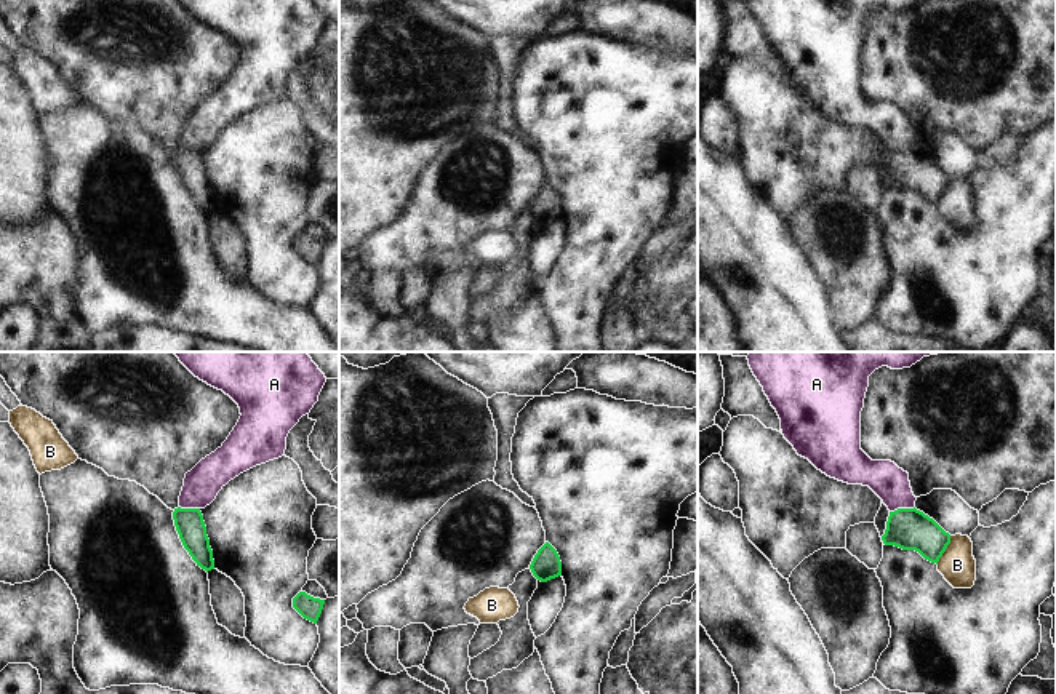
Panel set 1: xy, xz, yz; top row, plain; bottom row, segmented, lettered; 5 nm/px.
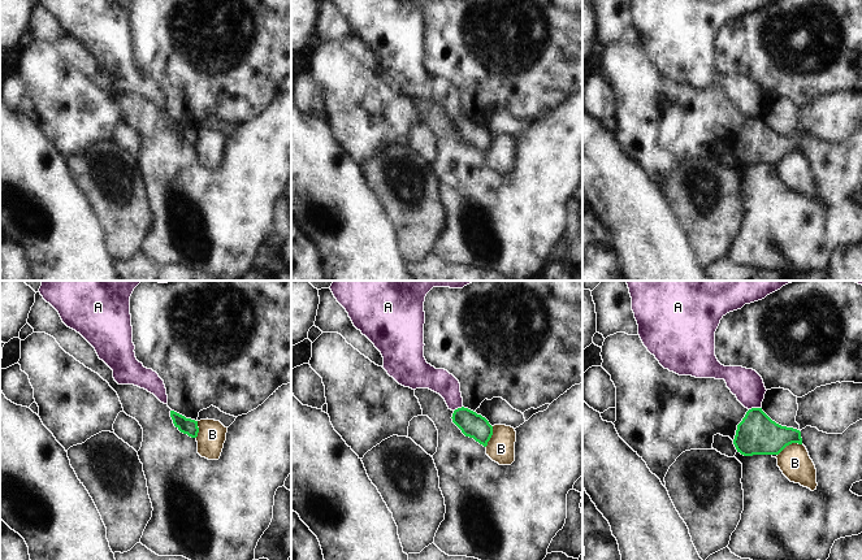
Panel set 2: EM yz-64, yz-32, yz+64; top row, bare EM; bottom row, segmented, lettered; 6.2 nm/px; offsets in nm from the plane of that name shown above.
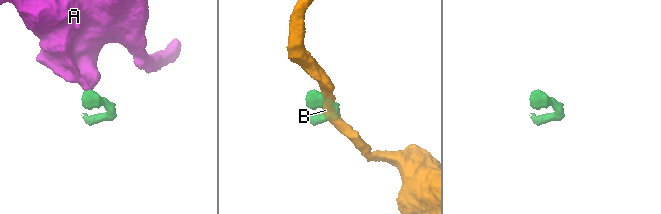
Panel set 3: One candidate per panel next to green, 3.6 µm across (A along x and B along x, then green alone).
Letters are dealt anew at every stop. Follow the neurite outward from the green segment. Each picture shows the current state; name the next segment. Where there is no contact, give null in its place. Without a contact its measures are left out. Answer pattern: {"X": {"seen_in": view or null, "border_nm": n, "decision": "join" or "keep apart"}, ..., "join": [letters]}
{"A": {"seen_in": "yz", "border_nm": 130, "decision": "keep apart"}, "B": {"seen_in": "yz", "border_nm": 160, "decision": "keep apart"}, "join": []}

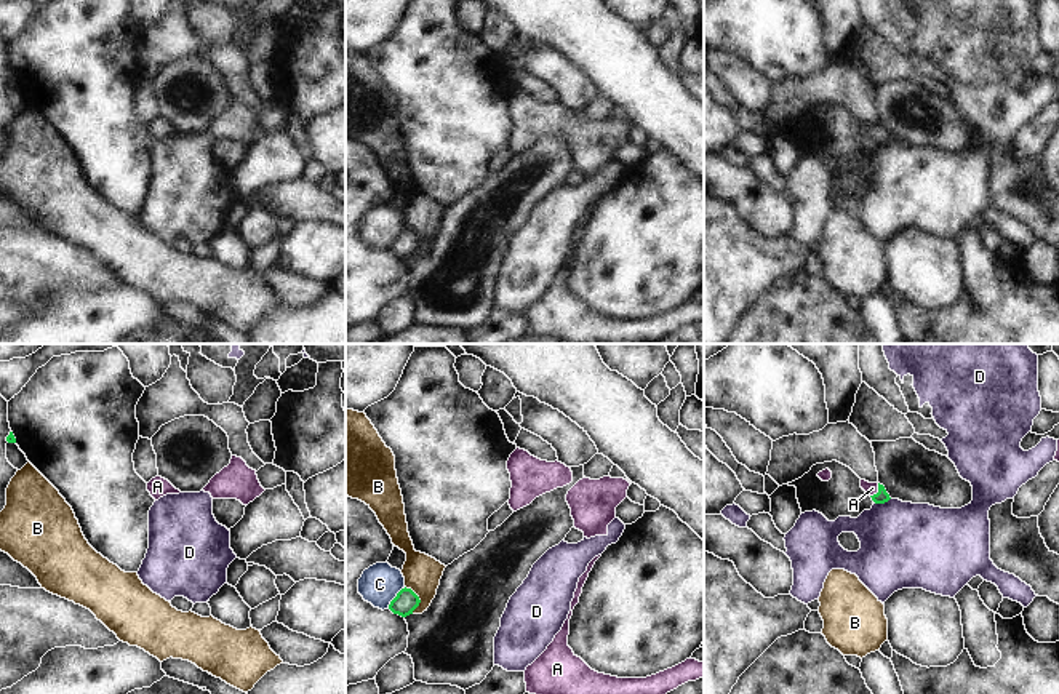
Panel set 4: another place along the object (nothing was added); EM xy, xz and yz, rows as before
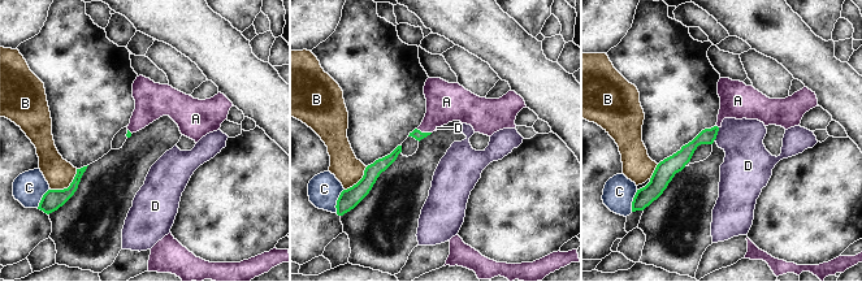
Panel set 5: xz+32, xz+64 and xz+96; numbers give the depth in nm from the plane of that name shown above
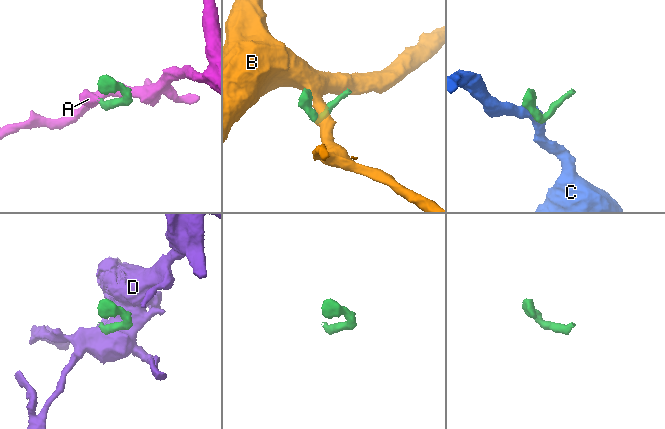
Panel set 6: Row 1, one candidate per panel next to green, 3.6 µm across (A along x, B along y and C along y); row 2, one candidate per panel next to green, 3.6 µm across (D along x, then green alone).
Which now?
{"A": {"seen_in": "yz", "border_nm": 80, "decision": "join"}, "B": {"seen_in": "xz", "border_nm": 150, "decision": "keep apart"}, "C": {"seen_in": "xz", "border_nm": 140, "decision": "keep apart"}, "D": {"seen_in": "yz", "border_nm": 90, "decision": "keep apart"}, "join": ["A"]}

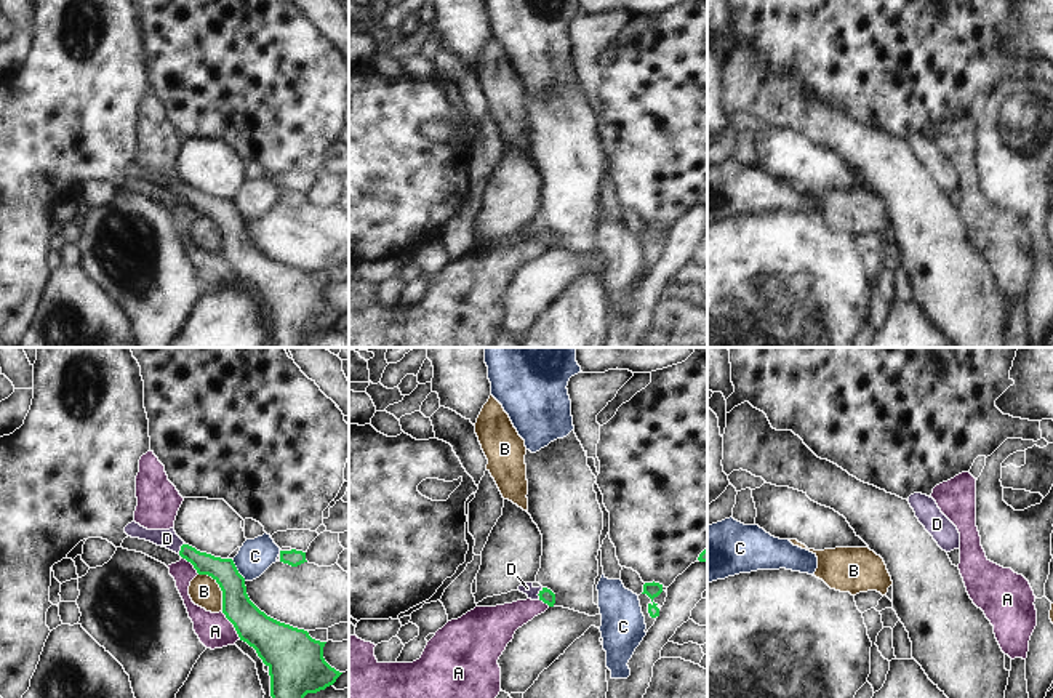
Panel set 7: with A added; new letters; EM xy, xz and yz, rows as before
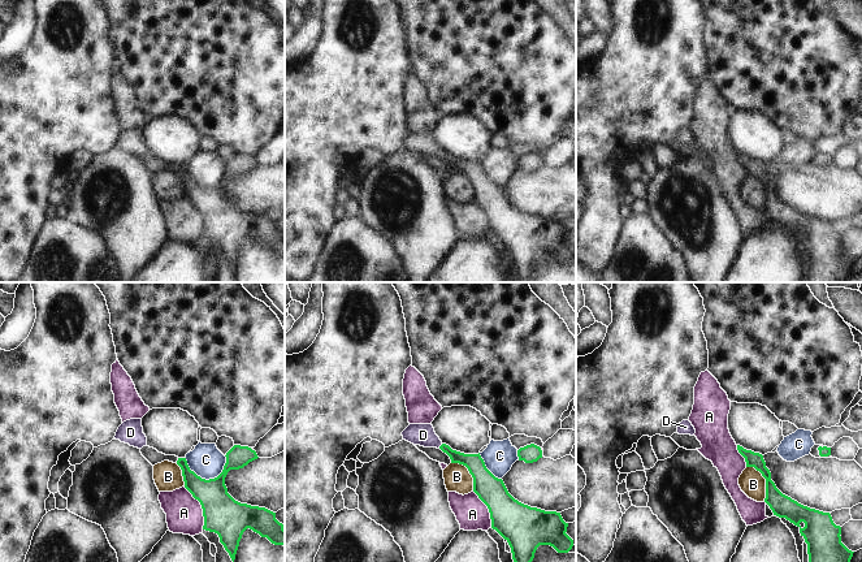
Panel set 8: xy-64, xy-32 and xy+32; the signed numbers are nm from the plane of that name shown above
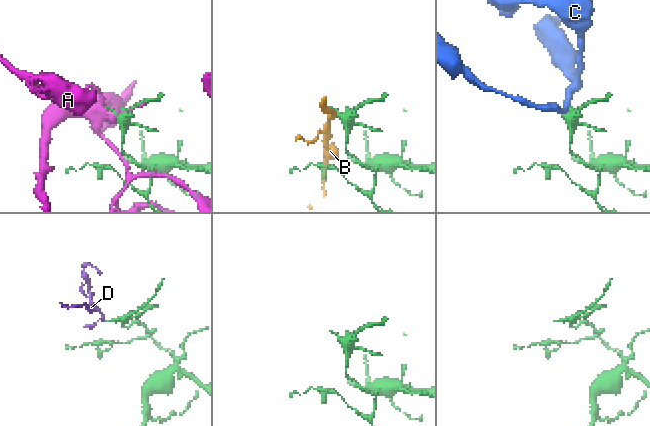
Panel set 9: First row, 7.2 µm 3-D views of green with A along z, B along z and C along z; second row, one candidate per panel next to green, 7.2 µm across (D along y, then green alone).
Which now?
{"A": {"seen_in": "xy", "border_nm": 170, "decision": "keep apart"}, "B": {"seen_in": "xy", "border_nm": 220, "decision": "keep apart"}, "C": {"seen_in": "xy", "border_nm": 130, "decision": "keep apart"}, "D": {"seen_in": "xz", "border_nm": 60, "decision": "join"}, "join": ["D"]}

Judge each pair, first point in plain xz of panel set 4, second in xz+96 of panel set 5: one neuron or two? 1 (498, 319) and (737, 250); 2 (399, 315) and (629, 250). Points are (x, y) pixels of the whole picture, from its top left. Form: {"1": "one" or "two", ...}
{"1": "one", "2": "one"}

